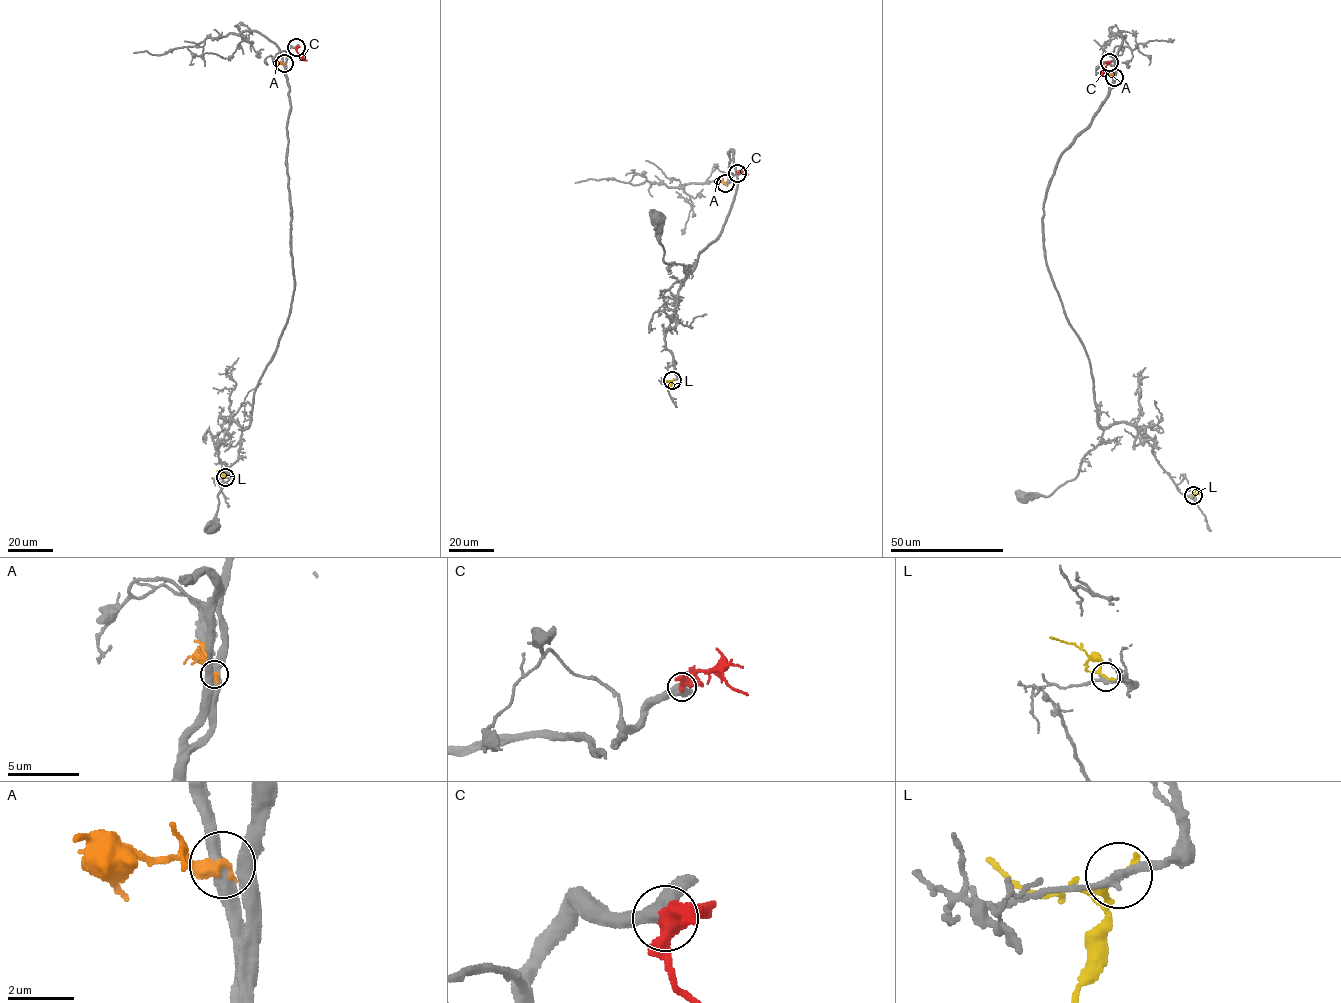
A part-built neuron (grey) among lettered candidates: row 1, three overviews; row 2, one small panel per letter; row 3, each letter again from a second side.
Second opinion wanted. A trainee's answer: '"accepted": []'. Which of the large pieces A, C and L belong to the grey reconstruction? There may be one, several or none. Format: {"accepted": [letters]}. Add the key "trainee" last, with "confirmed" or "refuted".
{"accepted": ["C"], "trainee": "refuted"}

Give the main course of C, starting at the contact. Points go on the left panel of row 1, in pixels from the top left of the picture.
C: (296, 47), (301, 58), (306, 60)

